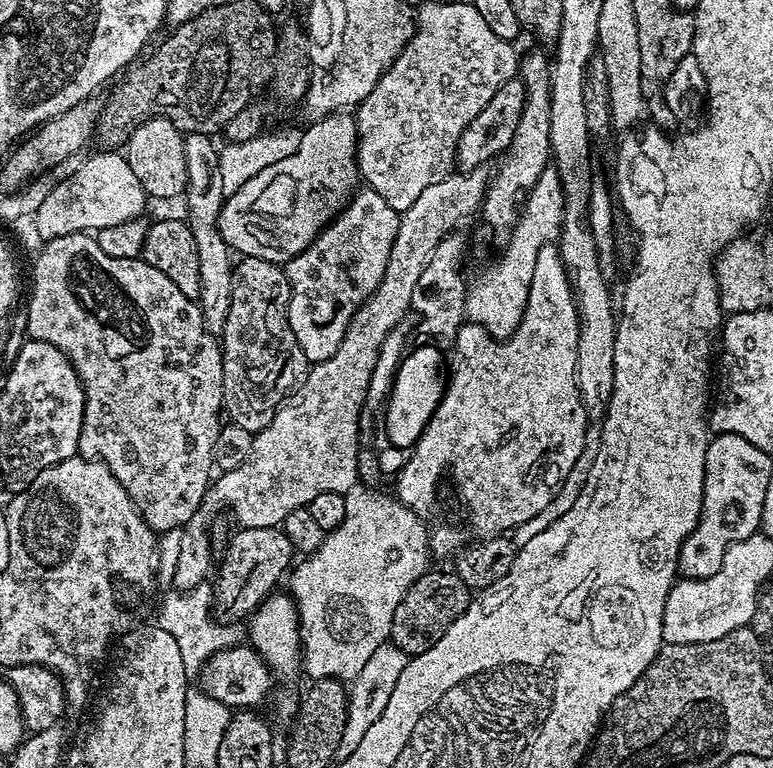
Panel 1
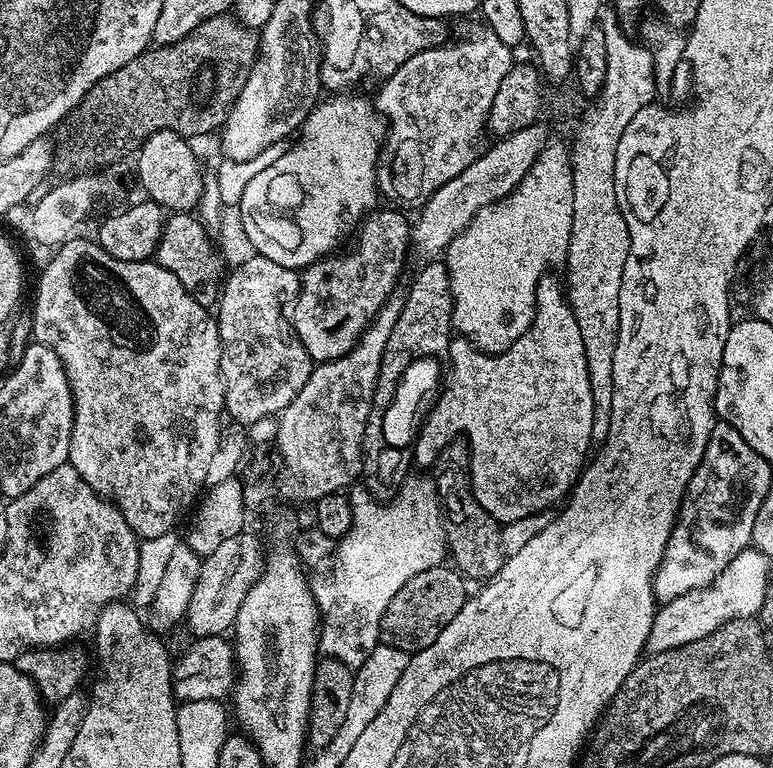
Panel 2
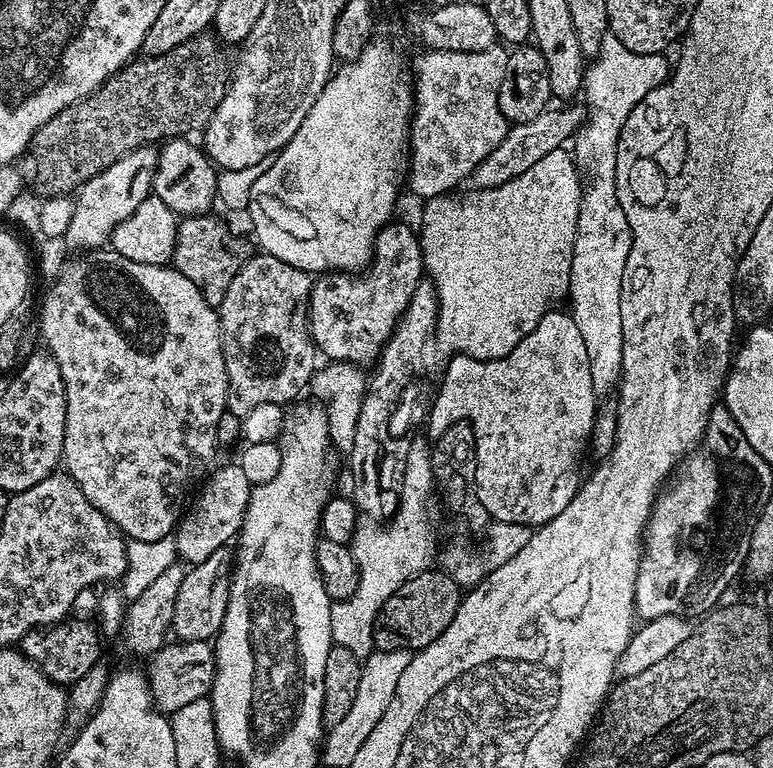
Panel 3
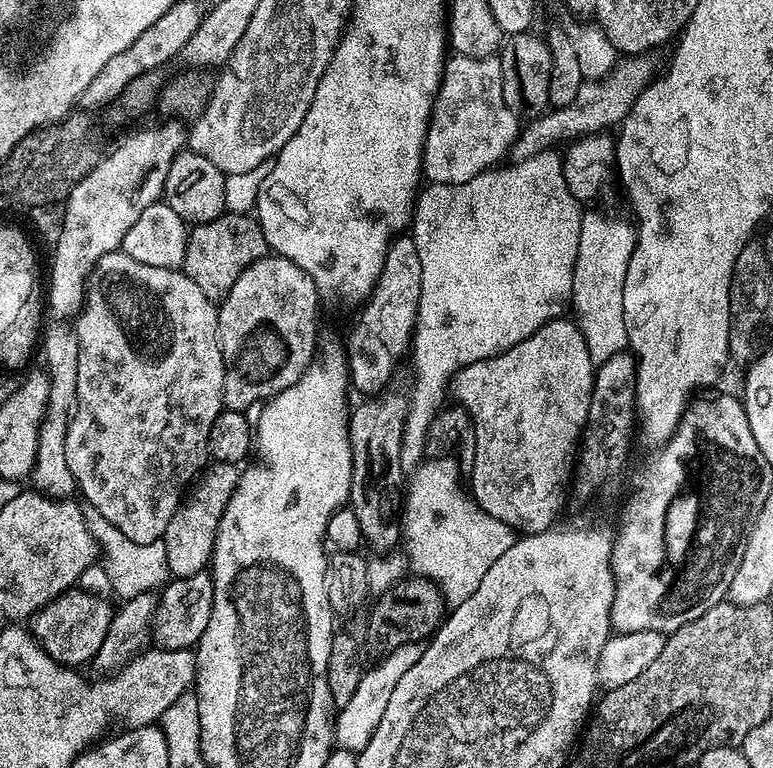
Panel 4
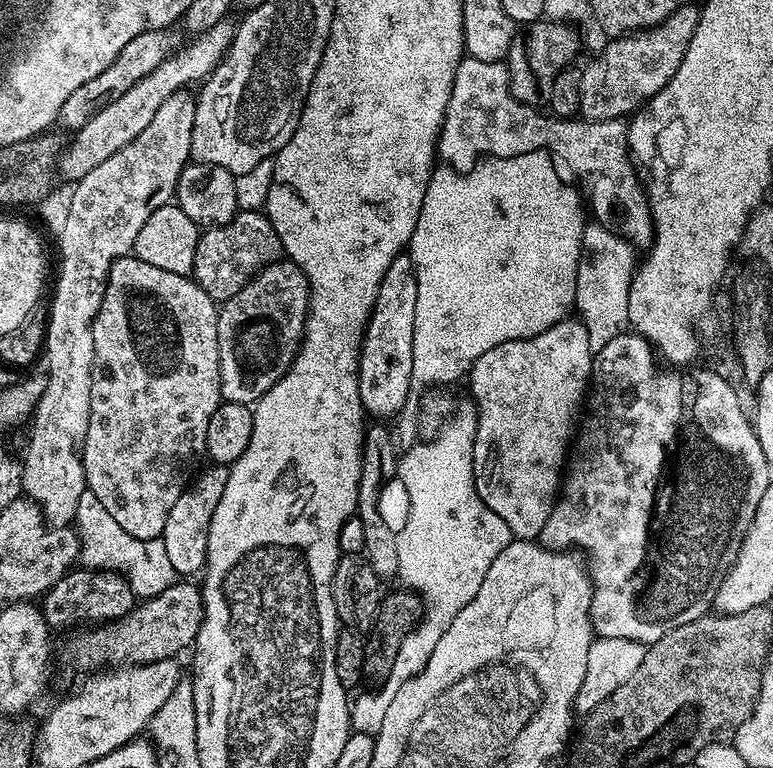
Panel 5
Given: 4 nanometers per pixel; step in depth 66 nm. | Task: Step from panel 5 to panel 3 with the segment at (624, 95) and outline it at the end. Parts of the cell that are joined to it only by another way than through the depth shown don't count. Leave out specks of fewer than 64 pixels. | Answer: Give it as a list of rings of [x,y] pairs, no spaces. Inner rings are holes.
[[[576,103],[571,106],[556,106],[560,108],[552,106],[530,122],[512,124],[506,138],[502,138],[502,142],[494,146],[494,150],[490,150],[490,154],[486,154],[486,158],[482,158],[479,166],[472,171],[471,187],[478,189],[502,186],[502,182],[510,182],[510,178],[518,178],[518,174],[526,174],[526,170],[530,170],[534,162],[542,162],[542,158],[546,158],[550,150],[564,148],[585,122],[585,105]],[[572,106],[573,108],[568,108]]]

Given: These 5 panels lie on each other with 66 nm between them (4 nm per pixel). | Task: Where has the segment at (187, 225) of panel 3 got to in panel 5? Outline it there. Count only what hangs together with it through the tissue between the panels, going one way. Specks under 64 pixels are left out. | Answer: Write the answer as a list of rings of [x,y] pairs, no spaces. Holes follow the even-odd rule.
[[[237,211],[236,217],[225,224],[218,224],[201,231],[200,241],[194,250],[191,275],[197,284],[217,302],[230,299],[242,286],[249,284],[266,266],[284,256],[284,247],[263,211]]]

